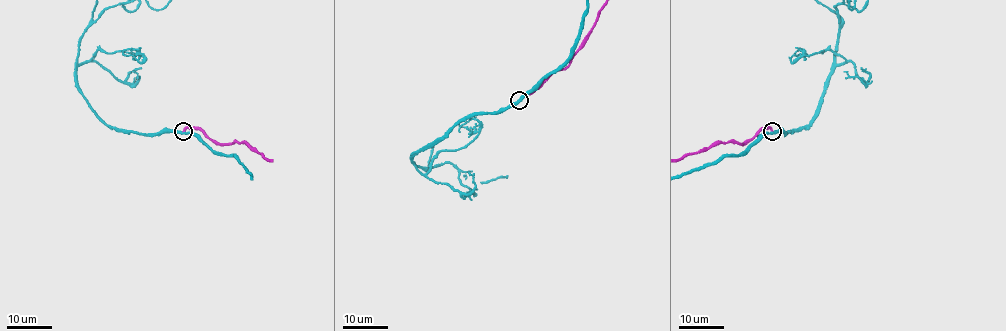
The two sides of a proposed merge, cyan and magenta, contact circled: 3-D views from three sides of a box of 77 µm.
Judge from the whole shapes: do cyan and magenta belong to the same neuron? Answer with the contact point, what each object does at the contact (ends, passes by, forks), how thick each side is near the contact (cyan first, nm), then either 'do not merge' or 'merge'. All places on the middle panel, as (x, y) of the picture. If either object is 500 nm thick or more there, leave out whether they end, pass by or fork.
place (519, 100); cyan passes by; magenta ends; calibres 440 and 280 nm; do not merge

